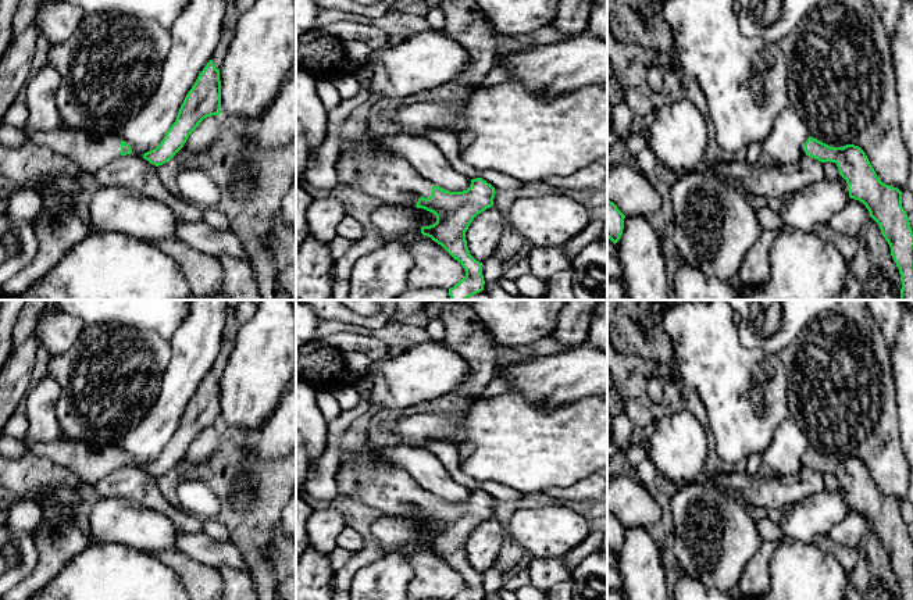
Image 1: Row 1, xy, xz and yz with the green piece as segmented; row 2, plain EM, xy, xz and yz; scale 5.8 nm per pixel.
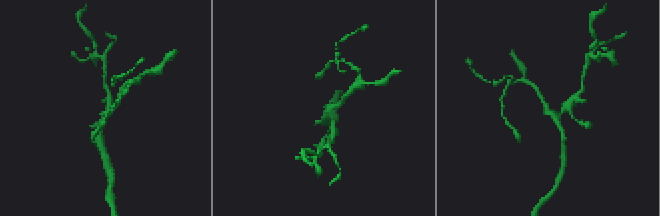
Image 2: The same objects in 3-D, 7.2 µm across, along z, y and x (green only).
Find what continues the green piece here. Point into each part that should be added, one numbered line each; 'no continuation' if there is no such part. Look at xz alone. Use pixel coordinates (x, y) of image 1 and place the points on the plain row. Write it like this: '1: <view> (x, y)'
1: xz (374, 481)

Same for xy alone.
1: xy (91, 464)

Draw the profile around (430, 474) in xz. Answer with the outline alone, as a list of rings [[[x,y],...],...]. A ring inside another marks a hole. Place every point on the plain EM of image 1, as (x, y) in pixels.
[[[404,444],[379,447],[379,457],[409,472],[417,485],[449,503],[463,503],[471,490],[453,481],[445,465],[428,450]]]

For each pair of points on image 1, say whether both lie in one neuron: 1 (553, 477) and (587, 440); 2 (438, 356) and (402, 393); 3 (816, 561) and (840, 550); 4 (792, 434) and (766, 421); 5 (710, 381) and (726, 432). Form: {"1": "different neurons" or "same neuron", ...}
{"1": "same neuron", "2": "same neuron", "3": "different neurons", "4": "different neurons", "5": "same neuron"}

